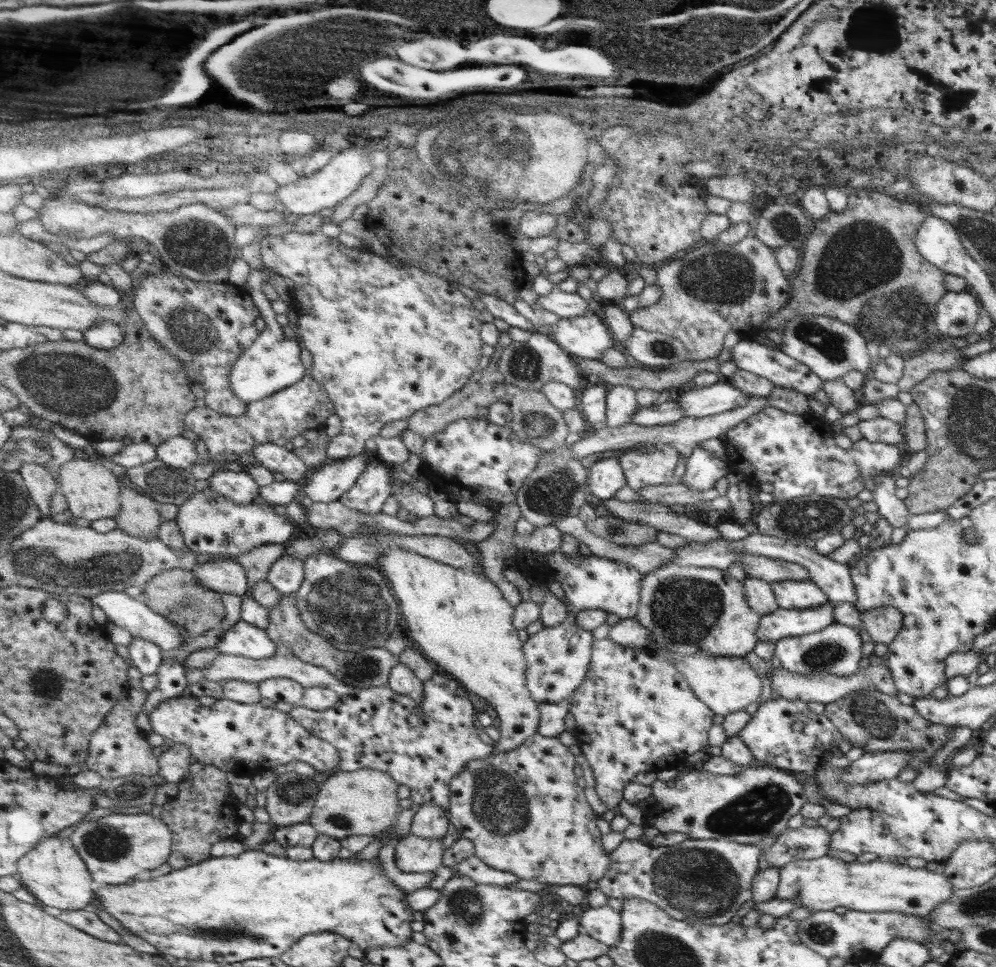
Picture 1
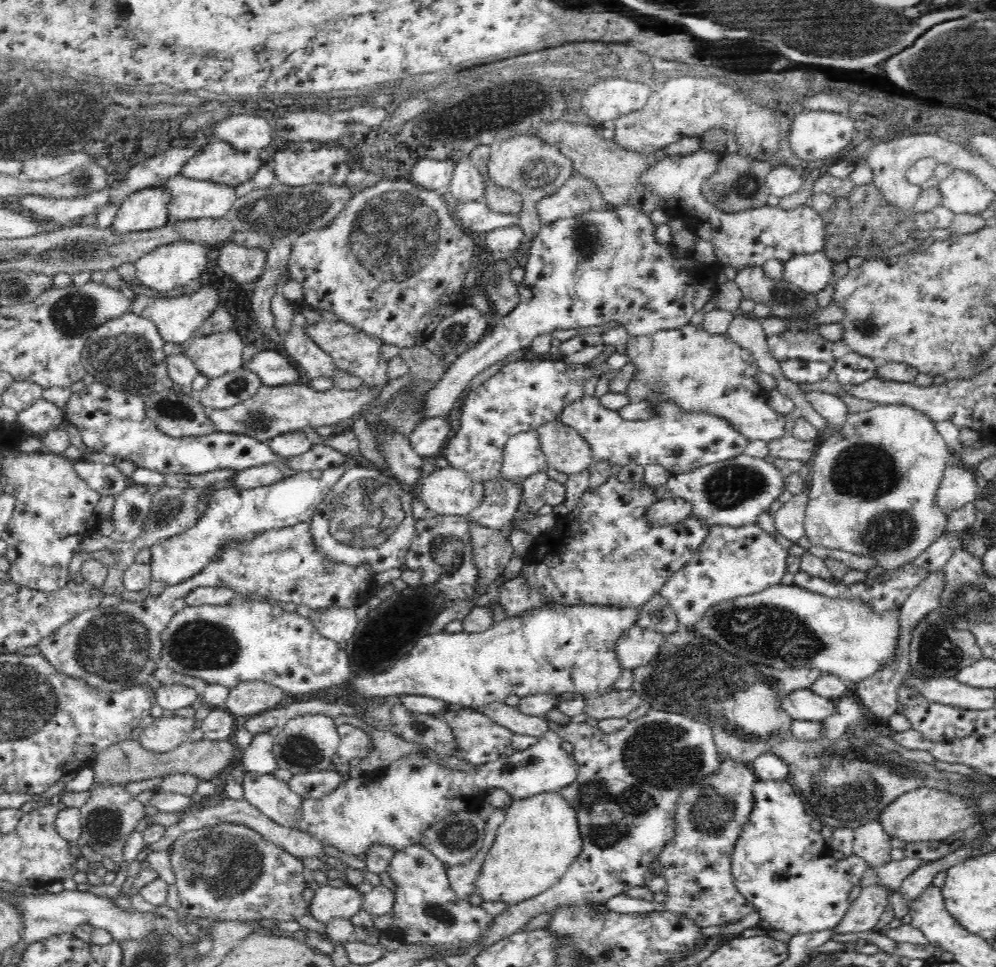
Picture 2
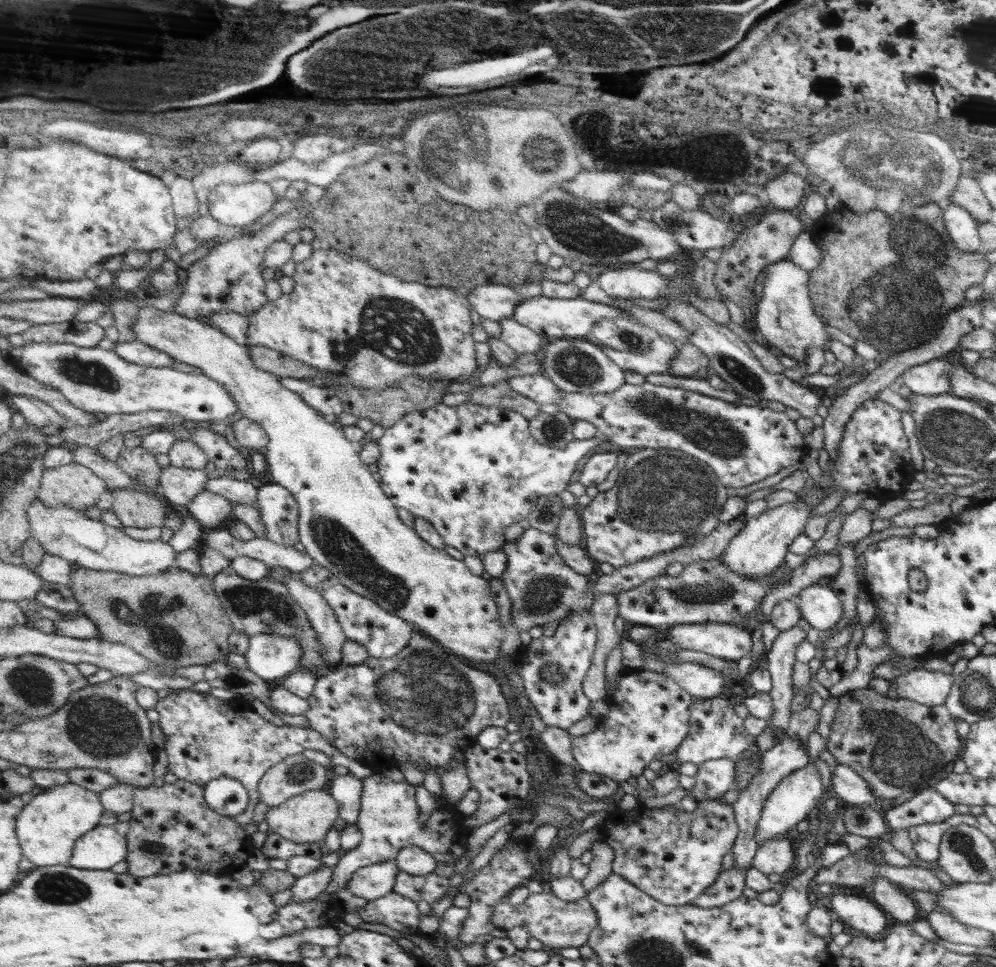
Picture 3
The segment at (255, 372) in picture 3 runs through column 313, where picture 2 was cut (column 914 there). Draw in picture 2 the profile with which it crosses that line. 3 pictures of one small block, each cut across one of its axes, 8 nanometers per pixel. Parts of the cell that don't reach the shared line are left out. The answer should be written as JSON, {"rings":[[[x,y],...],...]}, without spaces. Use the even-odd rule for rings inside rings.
{"rings":[[[898,402],[898,404],[879,404],[867,412],[848,412],[842,428],[833,430],[828,440],[822,442],[818,448],[814,460],[809,462],[809,501],[805,510],[804,535],[816,546],[824,546],[824,548],[832,550],[845,550],[859,556],[871,557],[875,559],[877,565],[886,569],[887,573],[911,563],[916,556],[920,556],[932,542],[936,542],[947,531],[948,517],[944,513],[940,513],[942,509],[936,507],[934,498],[936,498],[936,488],[942,480],[944,468],[947,466],[946,460],[950,454],[944,437],[937,431],[935,422],[927,414],[916,410],[913,406]]]}

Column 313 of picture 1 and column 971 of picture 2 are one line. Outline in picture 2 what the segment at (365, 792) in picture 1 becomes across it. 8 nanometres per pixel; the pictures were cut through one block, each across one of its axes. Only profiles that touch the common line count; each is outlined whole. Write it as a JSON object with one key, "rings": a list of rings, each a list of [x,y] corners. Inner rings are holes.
{"rings":[[[922,787],[910,793],[902,794],[894,802],[890,802],[882,810],[882,814],[878,816],[878,821],[880,821],[884,832],[891,838],[896,838],[905,843],[919,843],[944,840],[958,830],[966,830],[970,826],[980,825],[978,818],[980,818],[980,813],[968,809],[960,796]]]}

